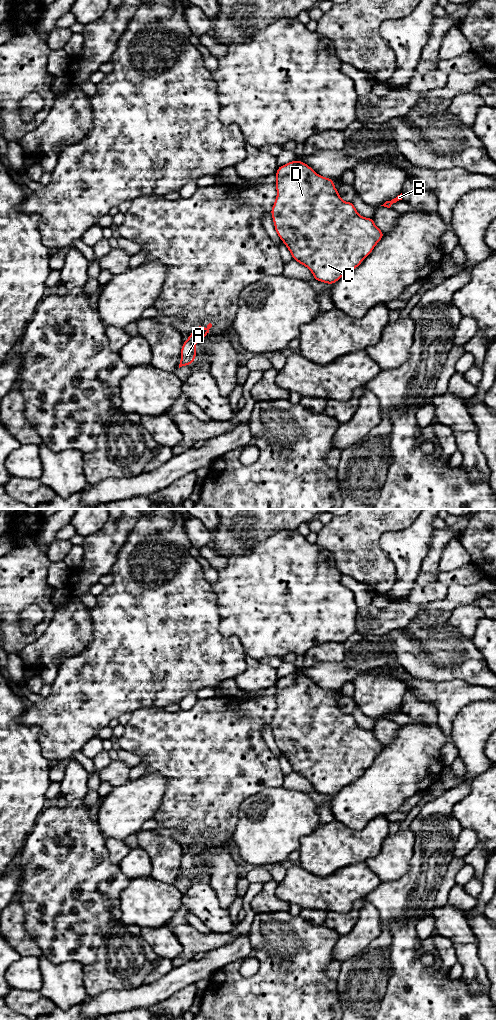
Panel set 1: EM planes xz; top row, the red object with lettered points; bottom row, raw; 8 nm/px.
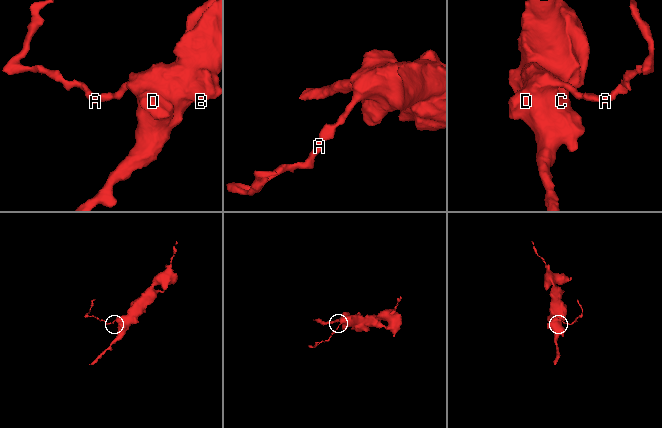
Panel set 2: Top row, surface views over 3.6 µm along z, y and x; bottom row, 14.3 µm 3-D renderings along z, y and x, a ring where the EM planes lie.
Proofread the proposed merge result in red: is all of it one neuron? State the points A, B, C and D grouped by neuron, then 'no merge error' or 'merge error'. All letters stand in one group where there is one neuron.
groups A B C D; no merge error

